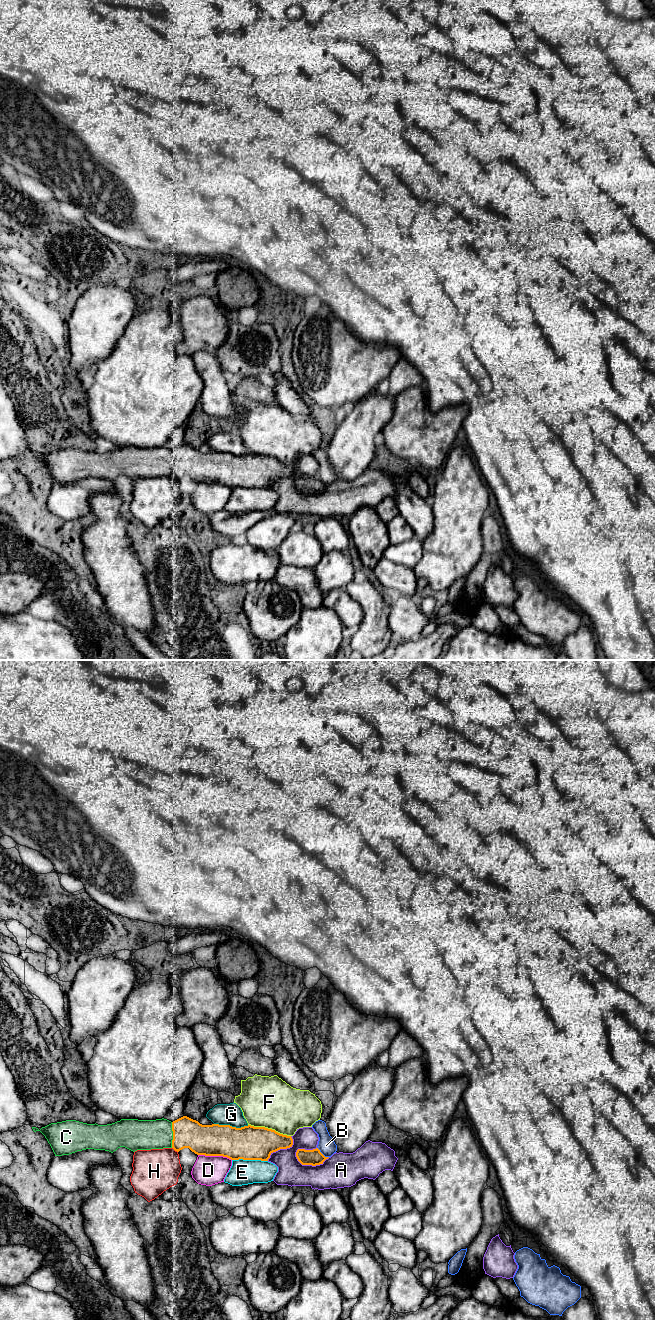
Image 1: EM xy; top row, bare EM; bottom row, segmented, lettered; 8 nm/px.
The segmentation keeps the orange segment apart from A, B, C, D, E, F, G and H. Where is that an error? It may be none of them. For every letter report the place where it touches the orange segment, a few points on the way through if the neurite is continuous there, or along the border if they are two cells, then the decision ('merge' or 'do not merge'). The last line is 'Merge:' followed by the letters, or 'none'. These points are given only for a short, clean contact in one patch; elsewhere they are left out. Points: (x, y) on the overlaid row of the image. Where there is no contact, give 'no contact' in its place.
A: xy (310, 1164) | do not merge
B: xy (321, 1153) | do not merge
C: xy (173, 1135) | merge
D: xy (215, 1155) | do not merge
E: xy (250, 1159) | do not merge
F: xy (269, 1129) | do not merge
G: xy (231, 1126) | do not merge
H: xy (175, 1150) | do not merge
Merge: C

